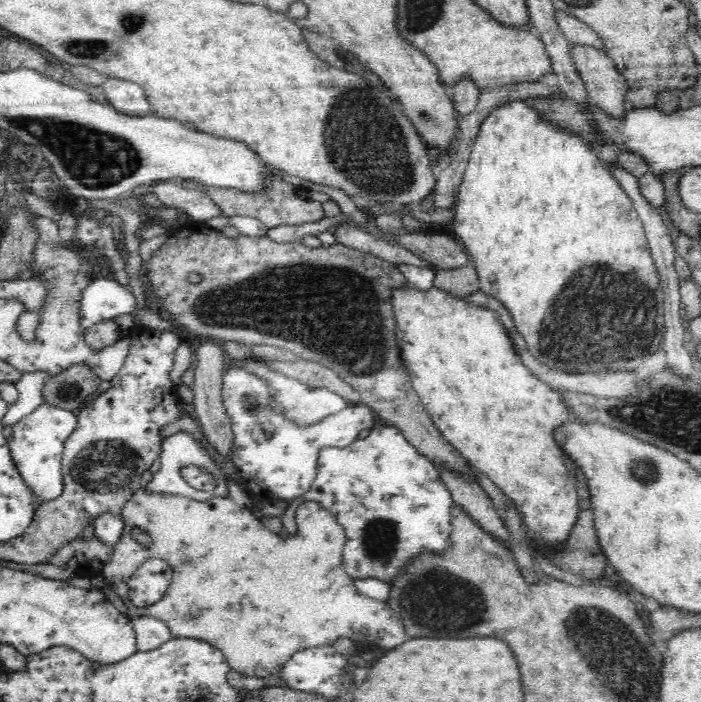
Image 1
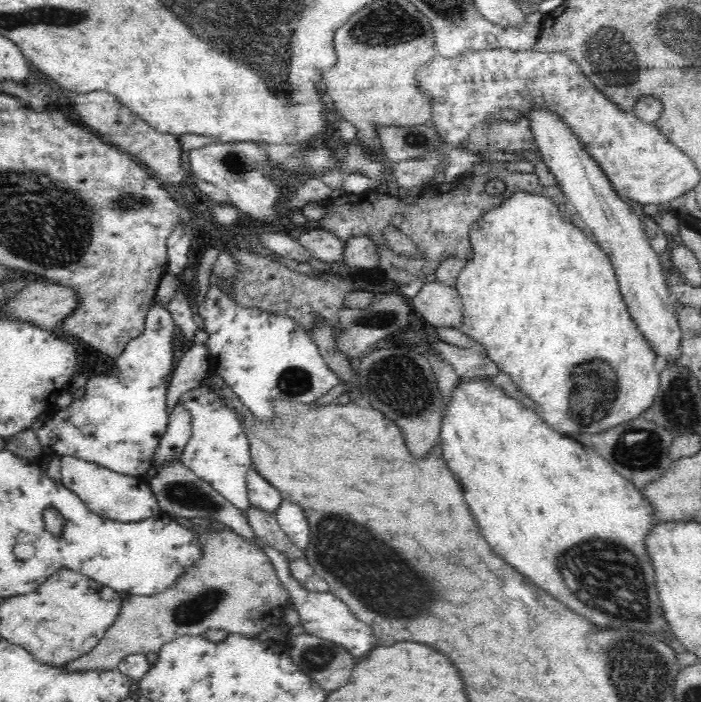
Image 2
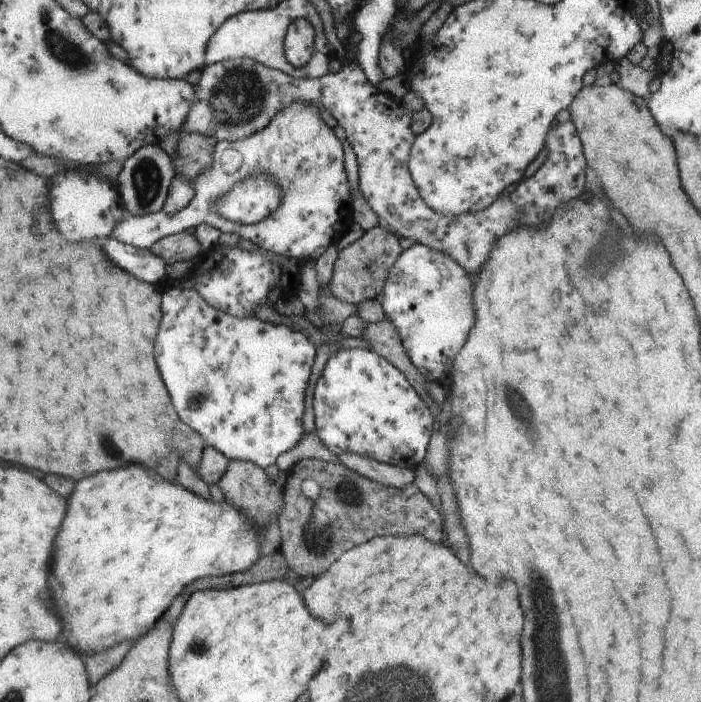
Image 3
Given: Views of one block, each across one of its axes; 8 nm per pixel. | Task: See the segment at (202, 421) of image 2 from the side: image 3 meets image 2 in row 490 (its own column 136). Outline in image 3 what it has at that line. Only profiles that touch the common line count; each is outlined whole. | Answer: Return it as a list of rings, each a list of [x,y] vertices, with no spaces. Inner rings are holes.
[[[290,104],[286,108],[282,108],[272,120],[270,124],[248,138],[236,140],[236,142],[219,141],[214,148],[212,154],[212,164],[208,166],[208,170],[204,170],[204,174],[200,174],[194,182],[194,198],[190,200],[190,204],[183,209],[182,212],[176,214],[166,214],[164,210],[154,212],[153,214],[142,214],[142,216],[134,216],[128,212],[128,208],[122,206],[122,218],[120,222],[114,226],[110,238],[118,240],[135,248],[150,249],[158,240],[185,231],[194,231],[199,224],[210,224],[218,229],[221,233],[237,234],[242,239],[249,240],[258,248],[264,248],[272,254],[280,254],[286,258],[296,258],[296,260],[304,260],[304,262],[312,262],[320,258],[330,246],[332,242],[340,240],[343,234],[348,232],[351,222],[350,216],[350,182],[345,170],[345,158],[342,150],[342,142],[336,138],[332,129],[328,128],[326,122],[320,116],[319,108],[310,106],[310,104]],[[256,172],[266,172],[266,176],[272,176],[276,180],[276,184],[280,186],[282,194],[282,202],[278,206],[276,212],[272,212],[268,218],[264,218],[262,222],[254,225],[234,224],[230,220],[224,220],[216,214],[214,210],[214,202],[218,196],[222,196],[232,184],[236,184],[238,180],[244,180],[250,174]]]

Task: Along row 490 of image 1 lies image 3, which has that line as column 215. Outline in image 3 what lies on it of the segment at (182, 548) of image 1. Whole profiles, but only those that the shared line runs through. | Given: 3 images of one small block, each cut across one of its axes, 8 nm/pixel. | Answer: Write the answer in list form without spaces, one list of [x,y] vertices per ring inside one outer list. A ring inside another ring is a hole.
[[[182,129],[178,132],[176,156],[171,158],[175,176],[184,178],[194,188],[194,182],[212,164],[212,154],[219,142],[216,137],[204,134],[188,134]]]

